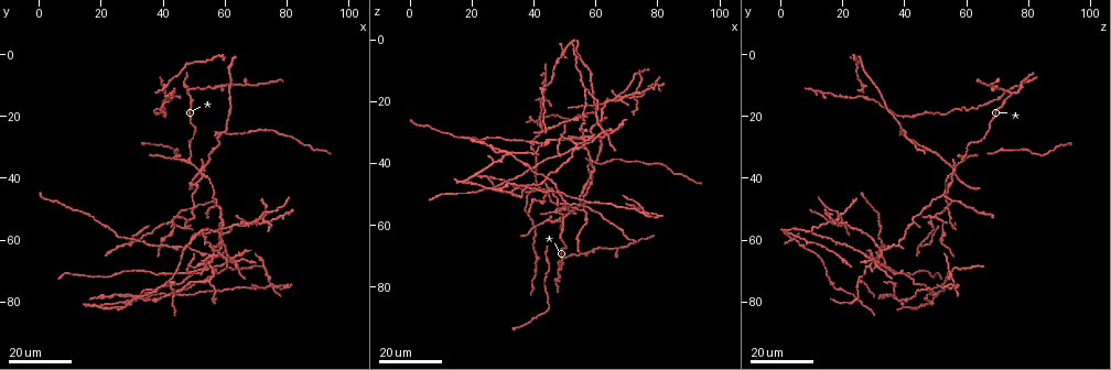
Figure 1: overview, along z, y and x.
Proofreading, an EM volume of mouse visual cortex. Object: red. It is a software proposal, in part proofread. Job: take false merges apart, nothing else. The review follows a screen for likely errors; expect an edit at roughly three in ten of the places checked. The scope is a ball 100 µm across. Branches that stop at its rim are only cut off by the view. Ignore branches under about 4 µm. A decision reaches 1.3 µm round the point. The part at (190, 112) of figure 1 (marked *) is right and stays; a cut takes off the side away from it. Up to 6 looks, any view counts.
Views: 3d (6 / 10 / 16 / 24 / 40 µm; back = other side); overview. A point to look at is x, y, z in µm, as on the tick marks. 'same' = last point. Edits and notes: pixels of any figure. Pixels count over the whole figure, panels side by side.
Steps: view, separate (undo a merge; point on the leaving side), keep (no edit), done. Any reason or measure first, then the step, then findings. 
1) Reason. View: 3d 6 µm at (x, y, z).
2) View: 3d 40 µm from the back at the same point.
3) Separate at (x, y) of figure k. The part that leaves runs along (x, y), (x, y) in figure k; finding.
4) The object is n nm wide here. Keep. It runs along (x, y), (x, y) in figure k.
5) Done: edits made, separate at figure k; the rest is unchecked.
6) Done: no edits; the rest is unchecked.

View: 3d 24 µm at (52, 37, 56).

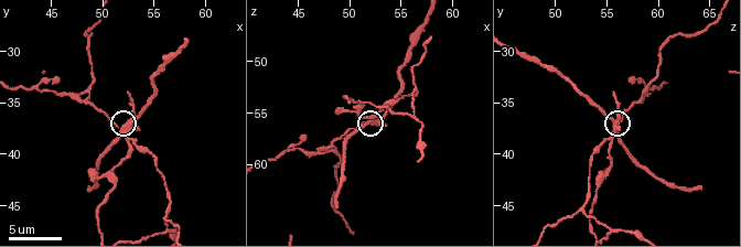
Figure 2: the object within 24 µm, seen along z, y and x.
Closer look. View: 3d 10 µm at (52.4, 38.2, 55.8).

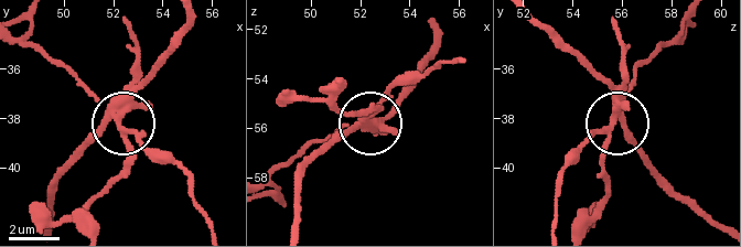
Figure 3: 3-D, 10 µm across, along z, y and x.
The object is 310 nm wide here. Separate at (127, 85) of figure 3. Two neurons meet here.

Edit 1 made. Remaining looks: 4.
View: overview.

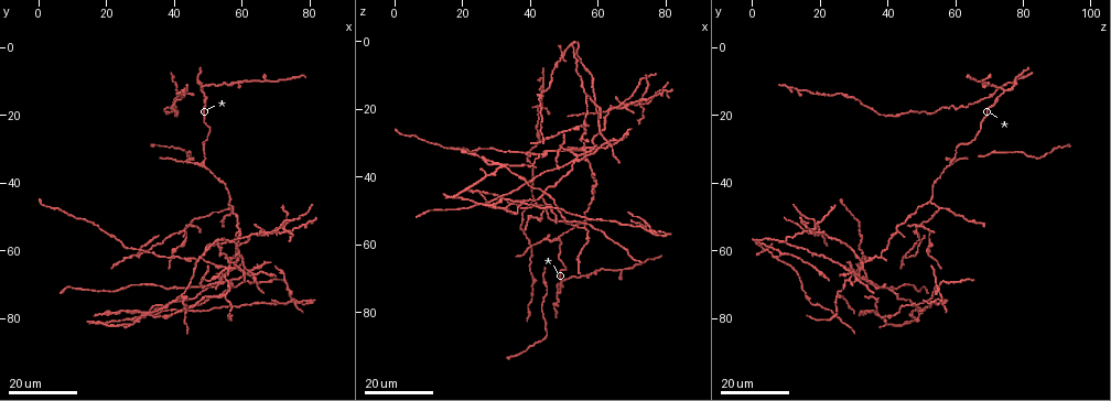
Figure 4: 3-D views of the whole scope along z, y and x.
Three arms meet. View: 3d 16 µm at (56.5, 47.5, 55.0).

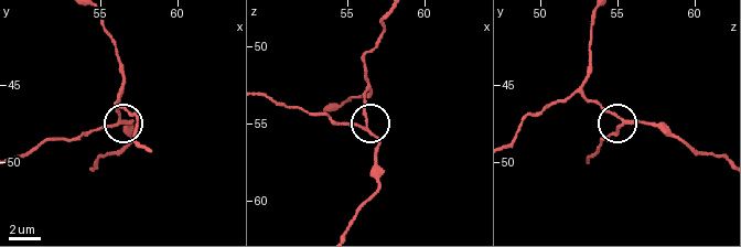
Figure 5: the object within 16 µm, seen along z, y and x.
View: 3d 10 µm at (56.2, 47.4, 55.4).

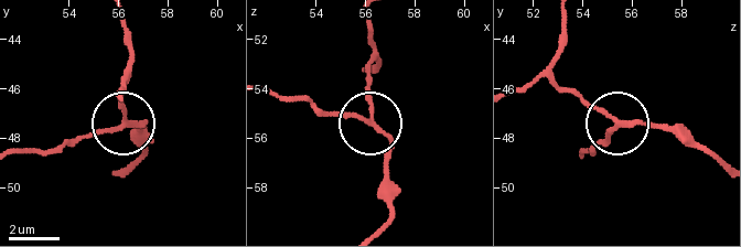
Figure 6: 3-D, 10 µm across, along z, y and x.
Separate at (86, 137) of figure 6. The part that leaves runs along (120, 125), (53, 150), (22, 150) in figure 6; two neurons meet here.

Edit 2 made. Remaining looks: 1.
Done: edits made, separate at figure 3, separate at figure 6; the rest is unchecked.

